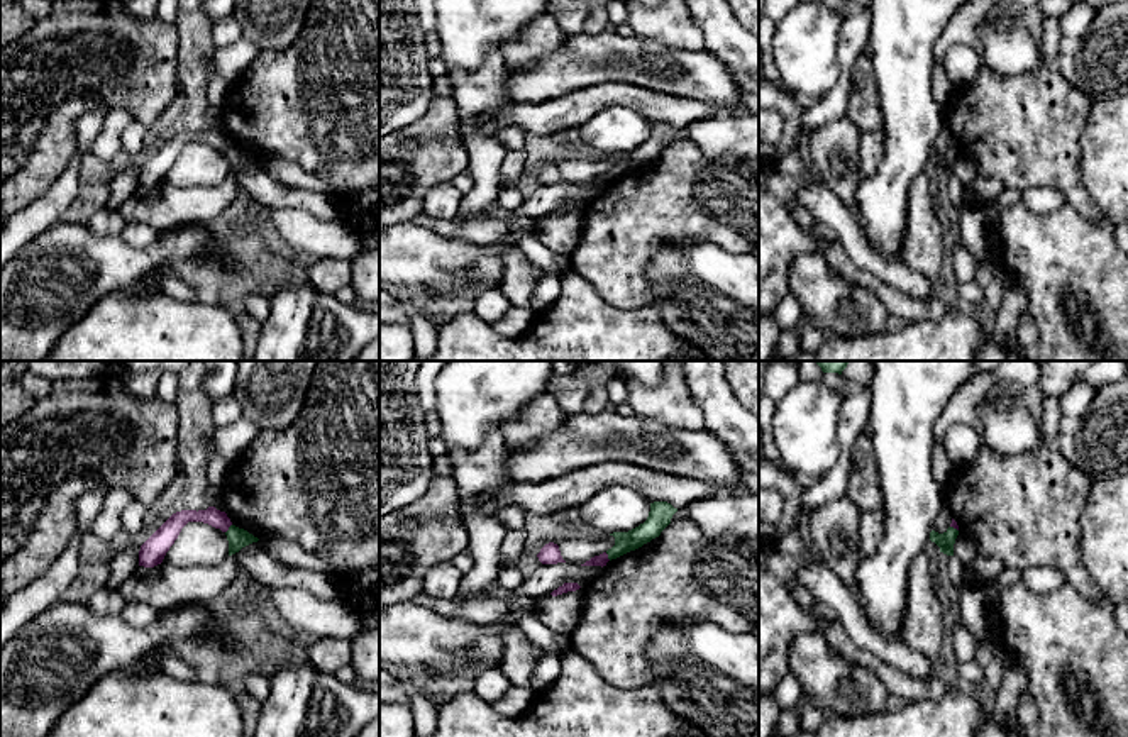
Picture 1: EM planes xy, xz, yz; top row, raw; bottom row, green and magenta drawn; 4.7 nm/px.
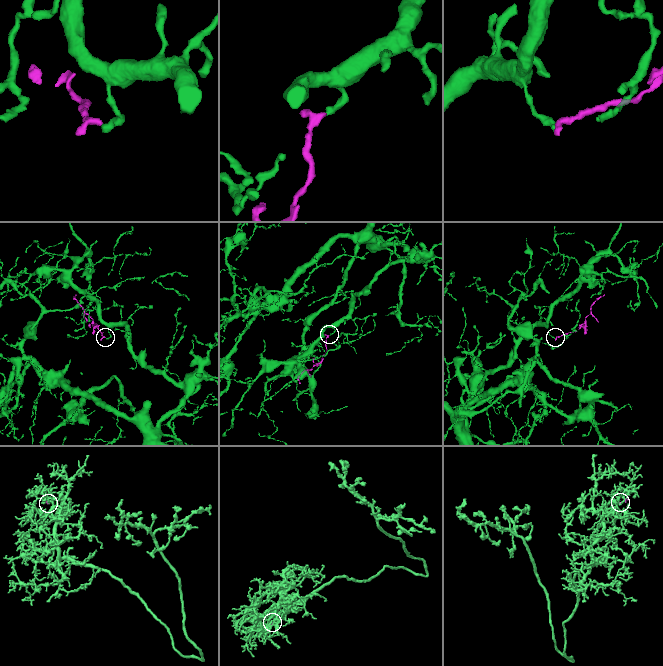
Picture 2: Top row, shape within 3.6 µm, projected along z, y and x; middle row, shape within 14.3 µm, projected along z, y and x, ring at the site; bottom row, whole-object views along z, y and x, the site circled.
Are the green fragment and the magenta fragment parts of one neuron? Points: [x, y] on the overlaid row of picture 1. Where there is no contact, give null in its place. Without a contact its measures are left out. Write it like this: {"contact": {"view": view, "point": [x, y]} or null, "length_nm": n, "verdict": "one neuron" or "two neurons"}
{"contact": {"view": "xy", "point": [229, 529]}, "length_nm": 50, "verdict": "two neurons"}

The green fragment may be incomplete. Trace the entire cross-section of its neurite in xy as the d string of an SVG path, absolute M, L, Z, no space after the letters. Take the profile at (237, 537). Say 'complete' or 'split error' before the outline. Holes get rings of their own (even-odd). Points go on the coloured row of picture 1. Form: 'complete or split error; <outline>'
complete; M230 525L229 530L225 532L225 535L229 540L229 556L232 556L232 554L239 552L242 547L259 540L247 530L239 529L235 525Z

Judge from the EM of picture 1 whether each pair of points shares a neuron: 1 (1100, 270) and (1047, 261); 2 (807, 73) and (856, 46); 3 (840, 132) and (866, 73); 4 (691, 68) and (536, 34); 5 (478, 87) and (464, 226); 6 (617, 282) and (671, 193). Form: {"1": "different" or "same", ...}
{"1": "same", "2": "different", "3": "different", "4": "different", "5": "different", "6": "same"}

